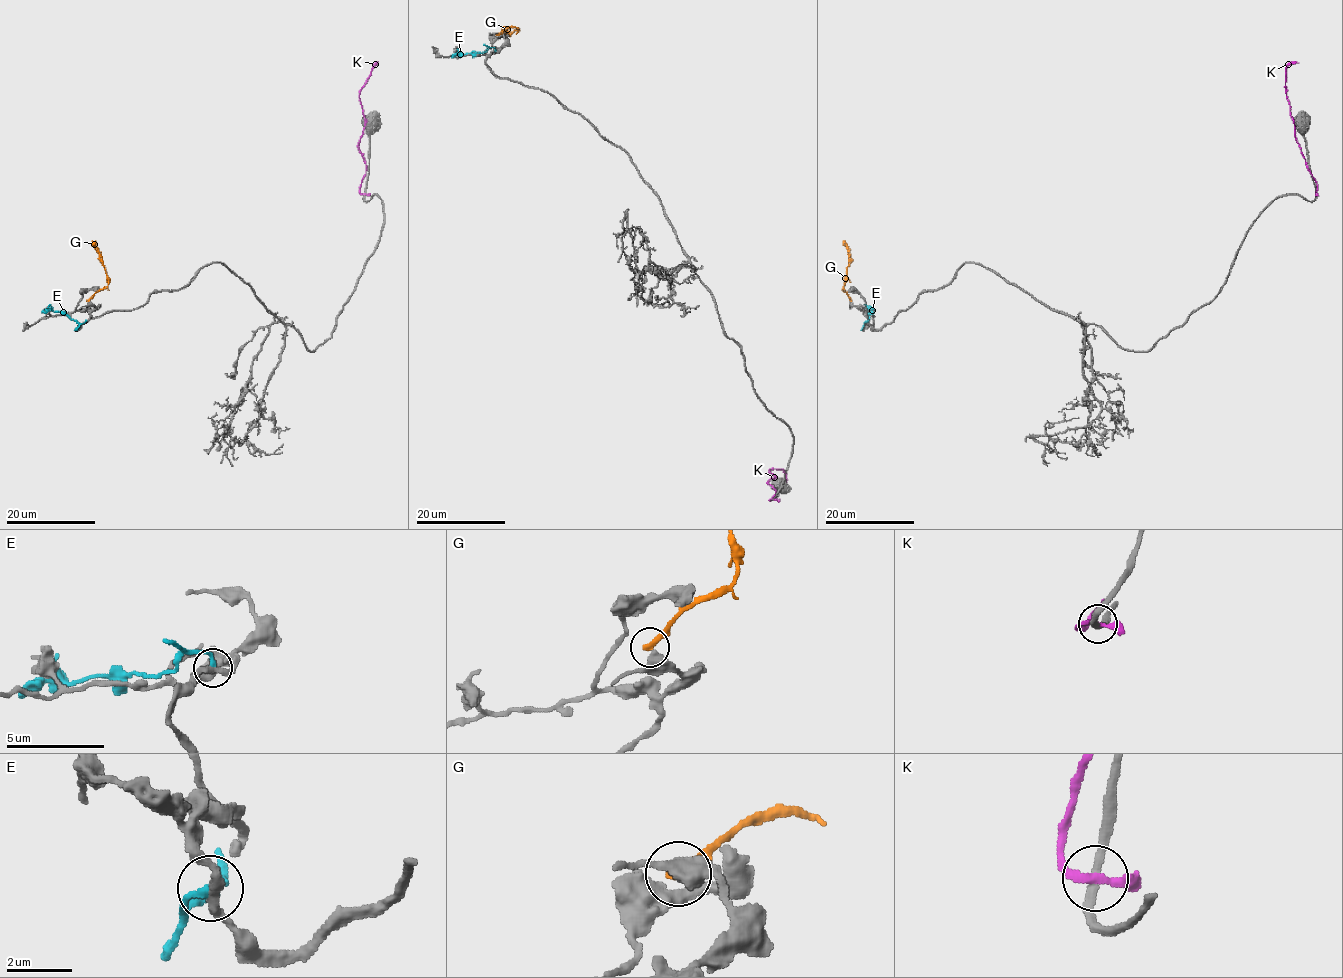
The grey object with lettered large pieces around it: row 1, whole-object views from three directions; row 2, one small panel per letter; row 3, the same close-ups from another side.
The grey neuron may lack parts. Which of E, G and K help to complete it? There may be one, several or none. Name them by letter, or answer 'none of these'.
none of these

